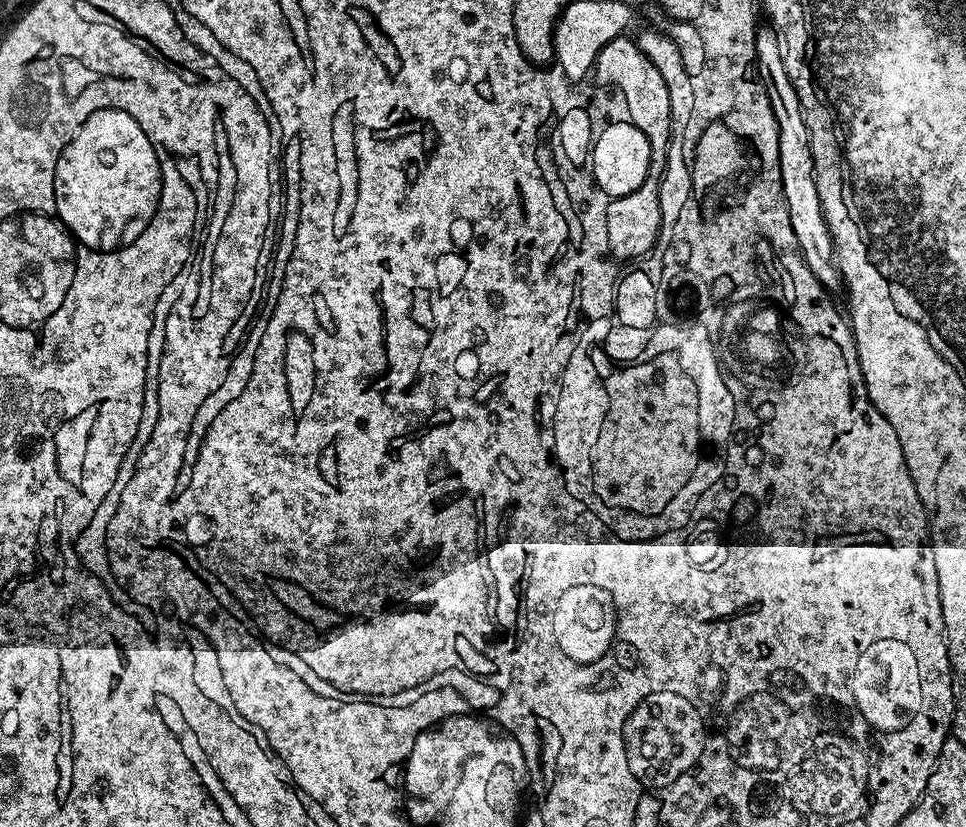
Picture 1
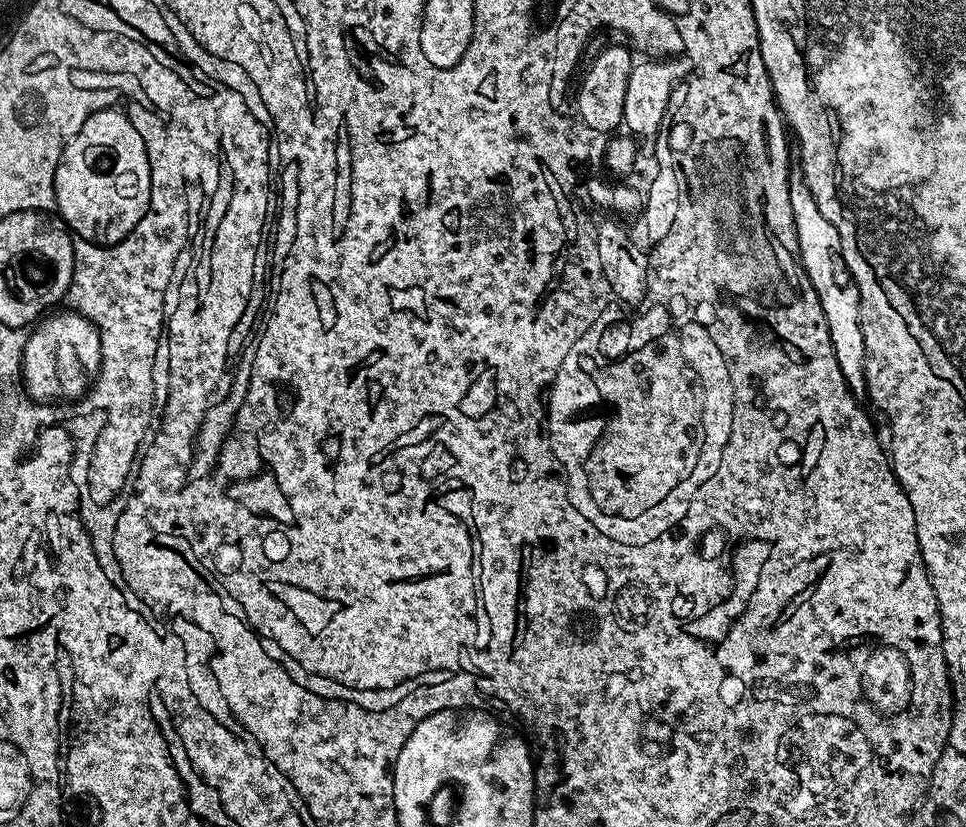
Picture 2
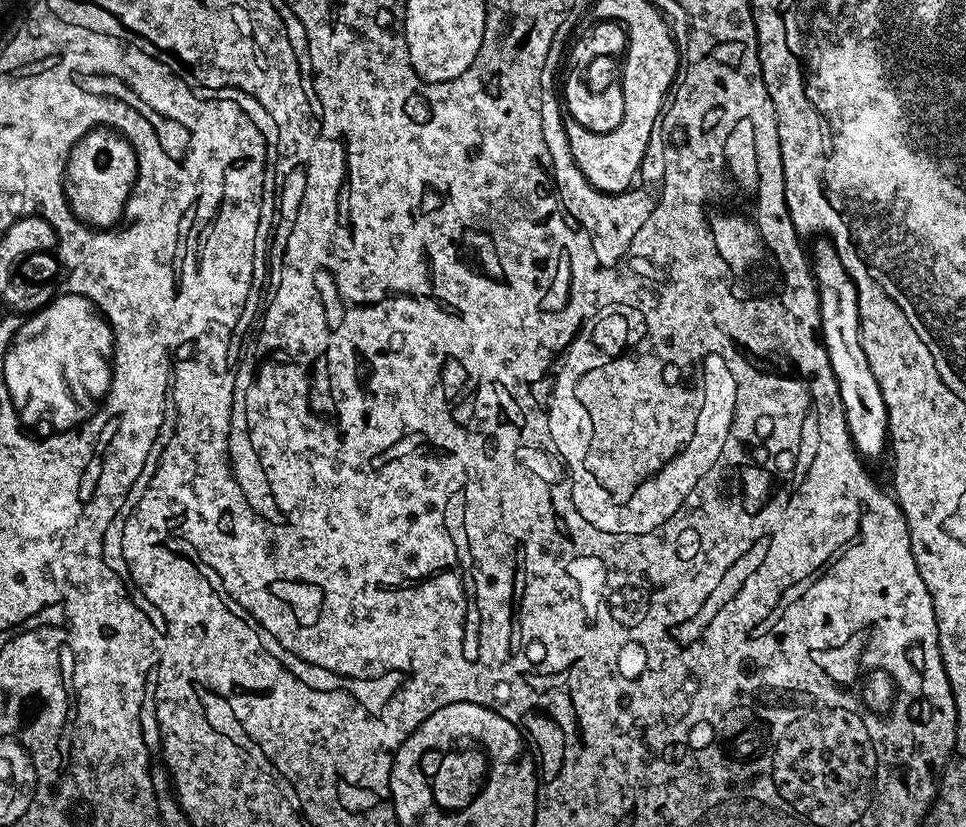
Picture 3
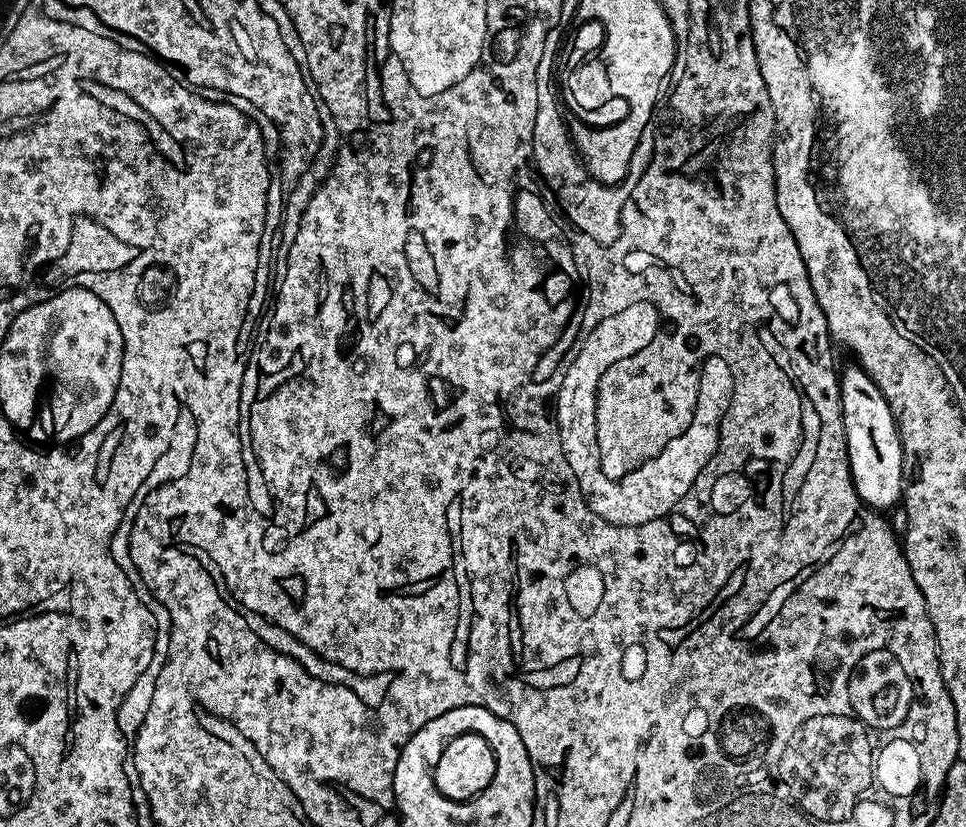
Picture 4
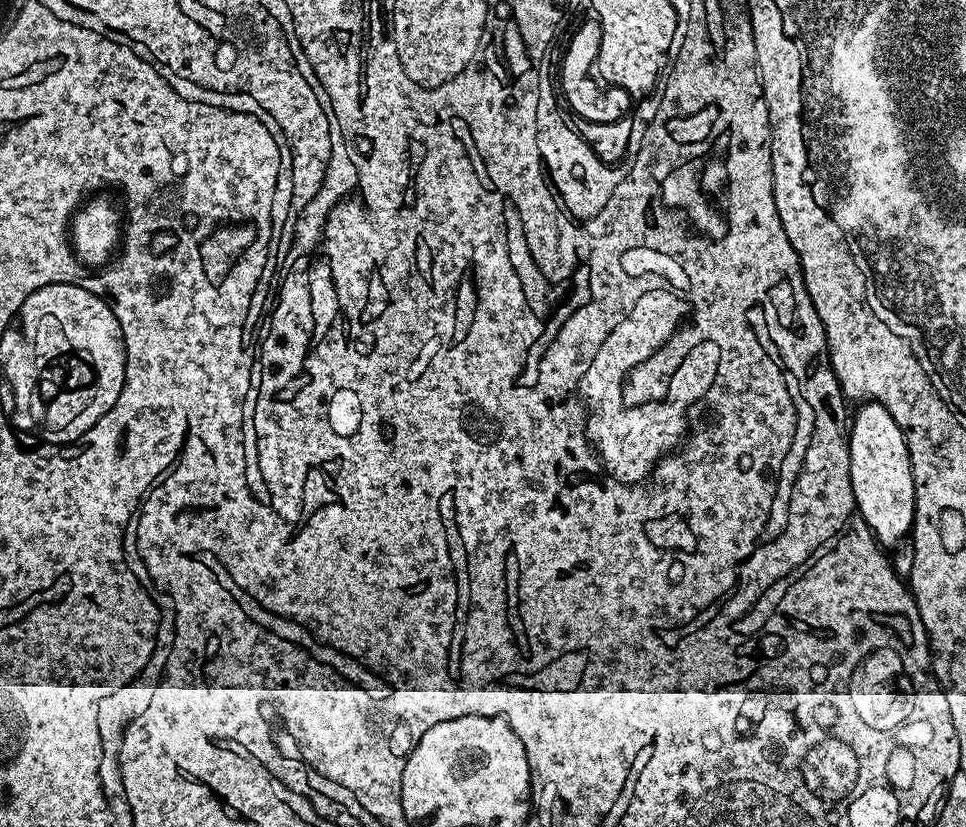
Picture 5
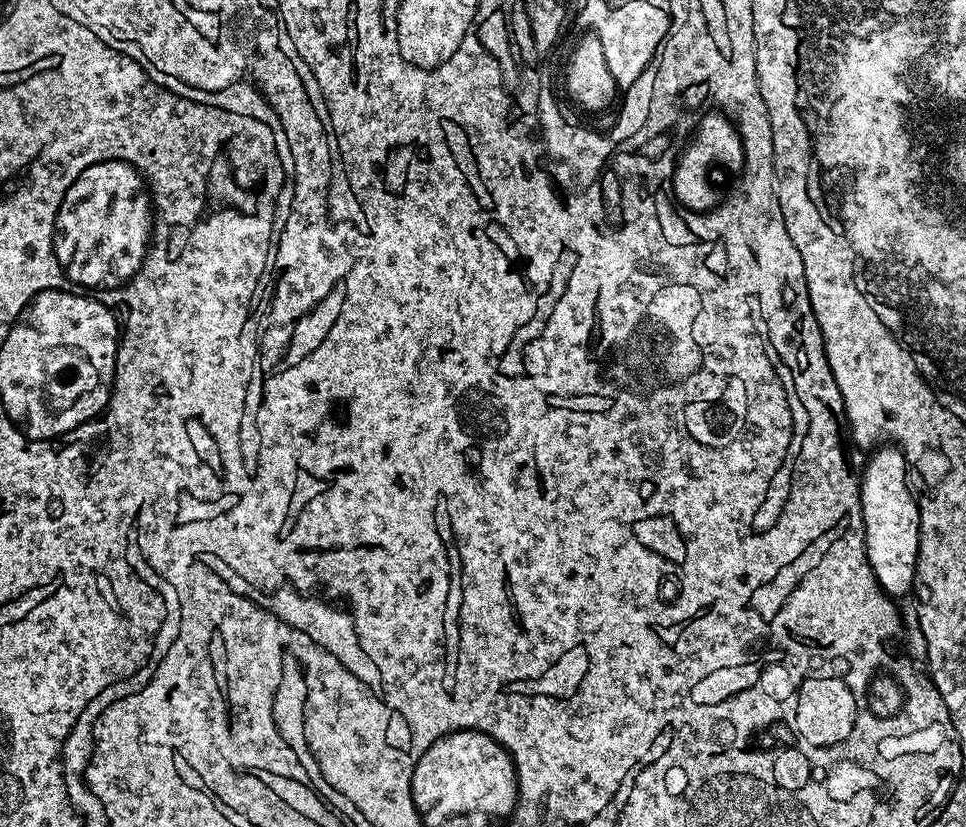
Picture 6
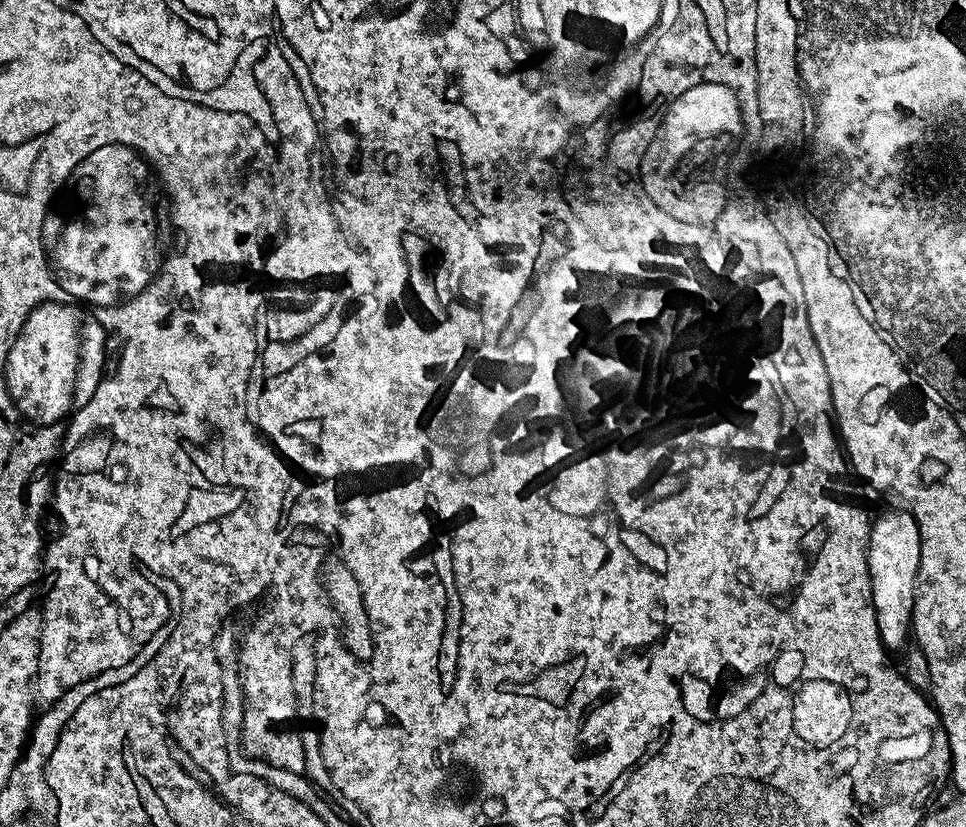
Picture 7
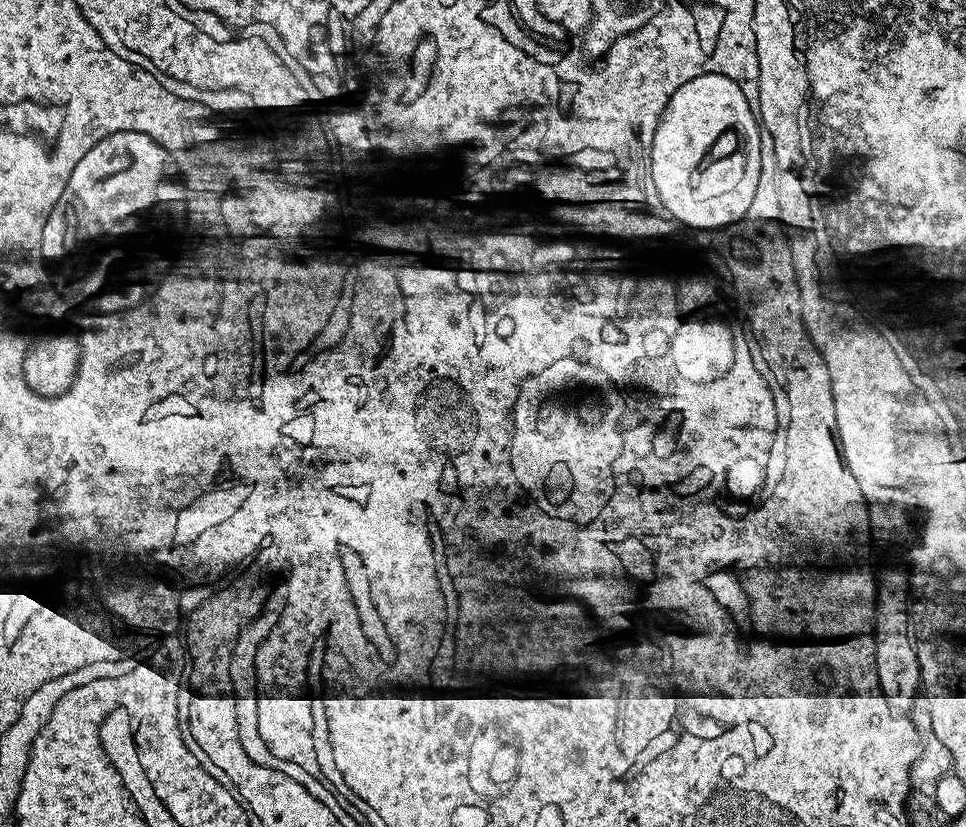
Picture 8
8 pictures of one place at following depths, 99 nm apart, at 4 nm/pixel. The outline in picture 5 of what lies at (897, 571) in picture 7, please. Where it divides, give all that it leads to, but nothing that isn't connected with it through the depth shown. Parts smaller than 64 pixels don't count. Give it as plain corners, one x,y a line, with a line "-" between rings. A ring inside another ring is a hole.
864,402
859,405
860,408
855,409
854,415
850,420
850,431
848,433
848,449
850,450
850,478
852,479
852,489
854,490
854,498
856,499
856,509
862,514
862,518
868,524
874,535
876,535
876,543
881,546
889,546
888,544
896,544
900,539
907,537
912,530
912,523
916,517
916,491
914,490
914,478
912,477
912,463
910,462
910,454
908,453
908,443
904,440
904,431
898,426
898,422
894,422
894,418
886,411
886,409
875,402

